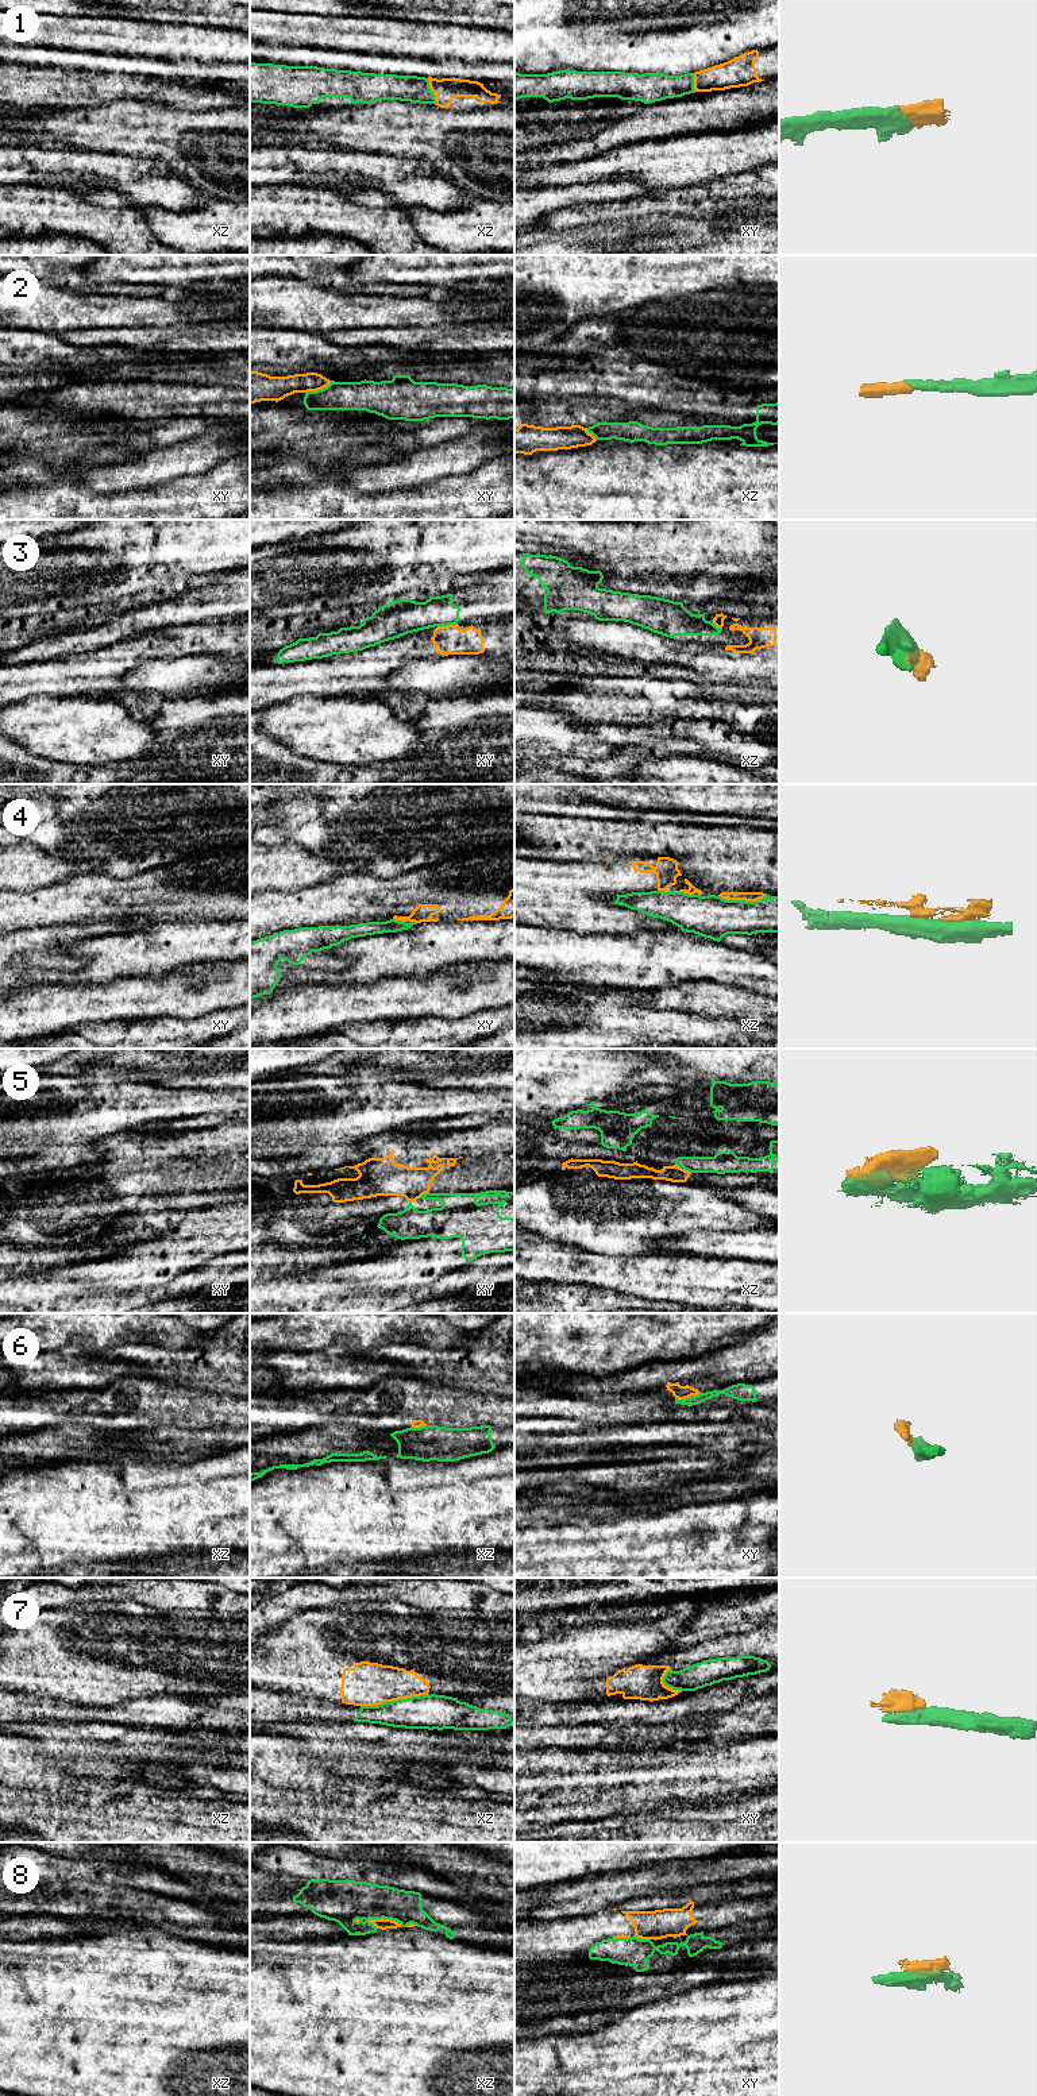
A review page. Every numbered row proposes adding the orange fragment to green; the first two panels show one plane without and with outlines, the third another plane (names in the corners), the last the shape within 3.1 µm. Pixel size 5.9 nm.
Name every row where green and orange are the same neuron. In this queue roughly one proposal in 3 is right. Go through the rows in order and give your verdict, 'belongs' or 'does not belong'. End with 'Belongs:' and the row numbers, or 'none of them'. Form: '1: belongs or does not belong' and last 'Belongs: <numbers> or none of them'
1: belongs
2: does not belong
3: does not belong
4: does not belong
5: does not belong
6: does not belong
7: does not belong
8: does not belong
Belongs: 1

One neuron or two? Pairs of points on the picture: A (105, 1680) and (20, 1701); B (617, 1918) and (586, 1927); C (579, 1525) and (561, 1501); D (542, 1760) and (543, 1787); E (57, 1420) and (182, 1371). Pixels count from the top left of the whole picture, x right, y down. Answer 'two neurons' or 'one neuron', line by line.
A: two neurons
B: one neuron
C: two neurons
D: one neuron
E: two neurons

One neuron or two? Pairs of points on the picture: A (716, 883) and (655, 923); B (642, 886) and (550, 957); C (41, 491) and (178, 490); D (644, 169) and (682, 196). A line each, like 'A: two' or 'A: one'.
A: two
B: two
C: one
D: two

